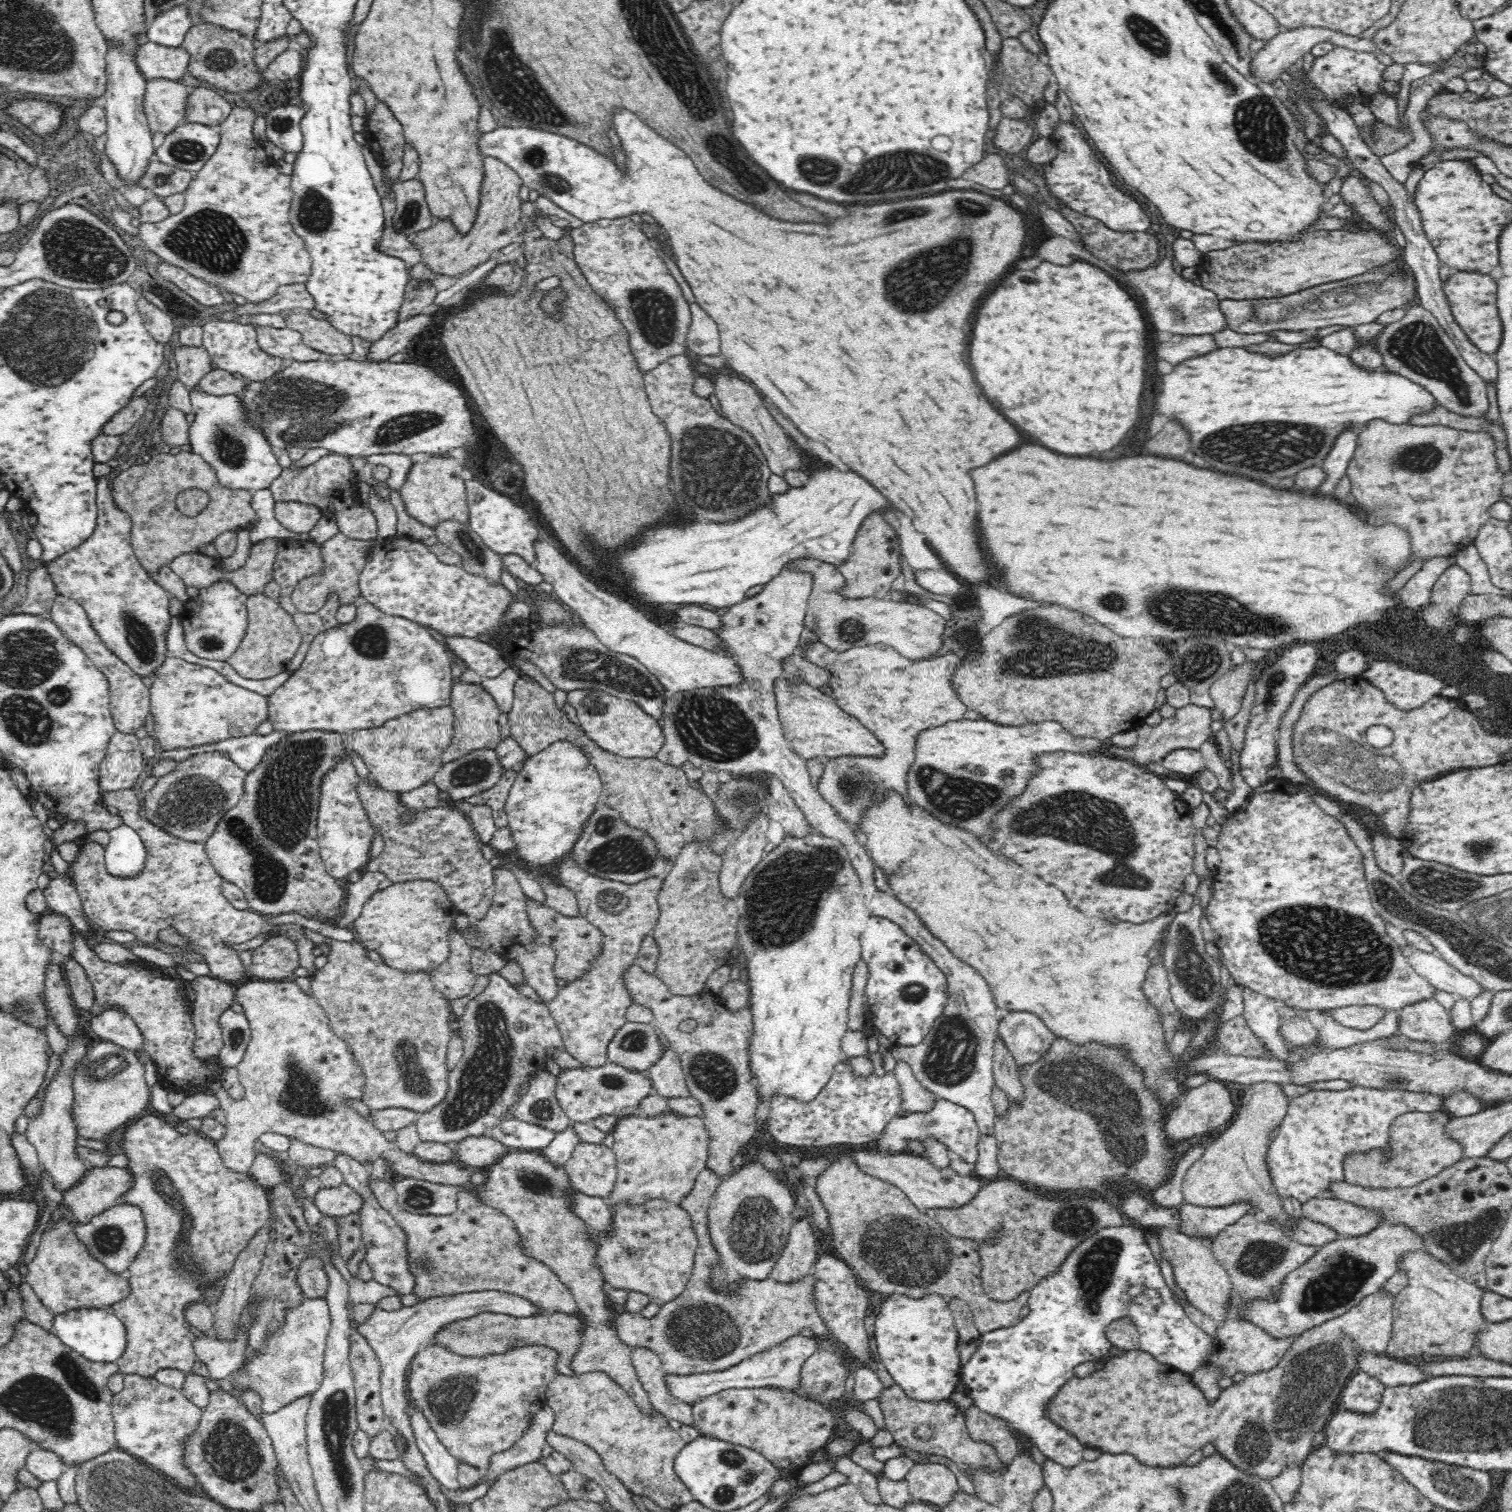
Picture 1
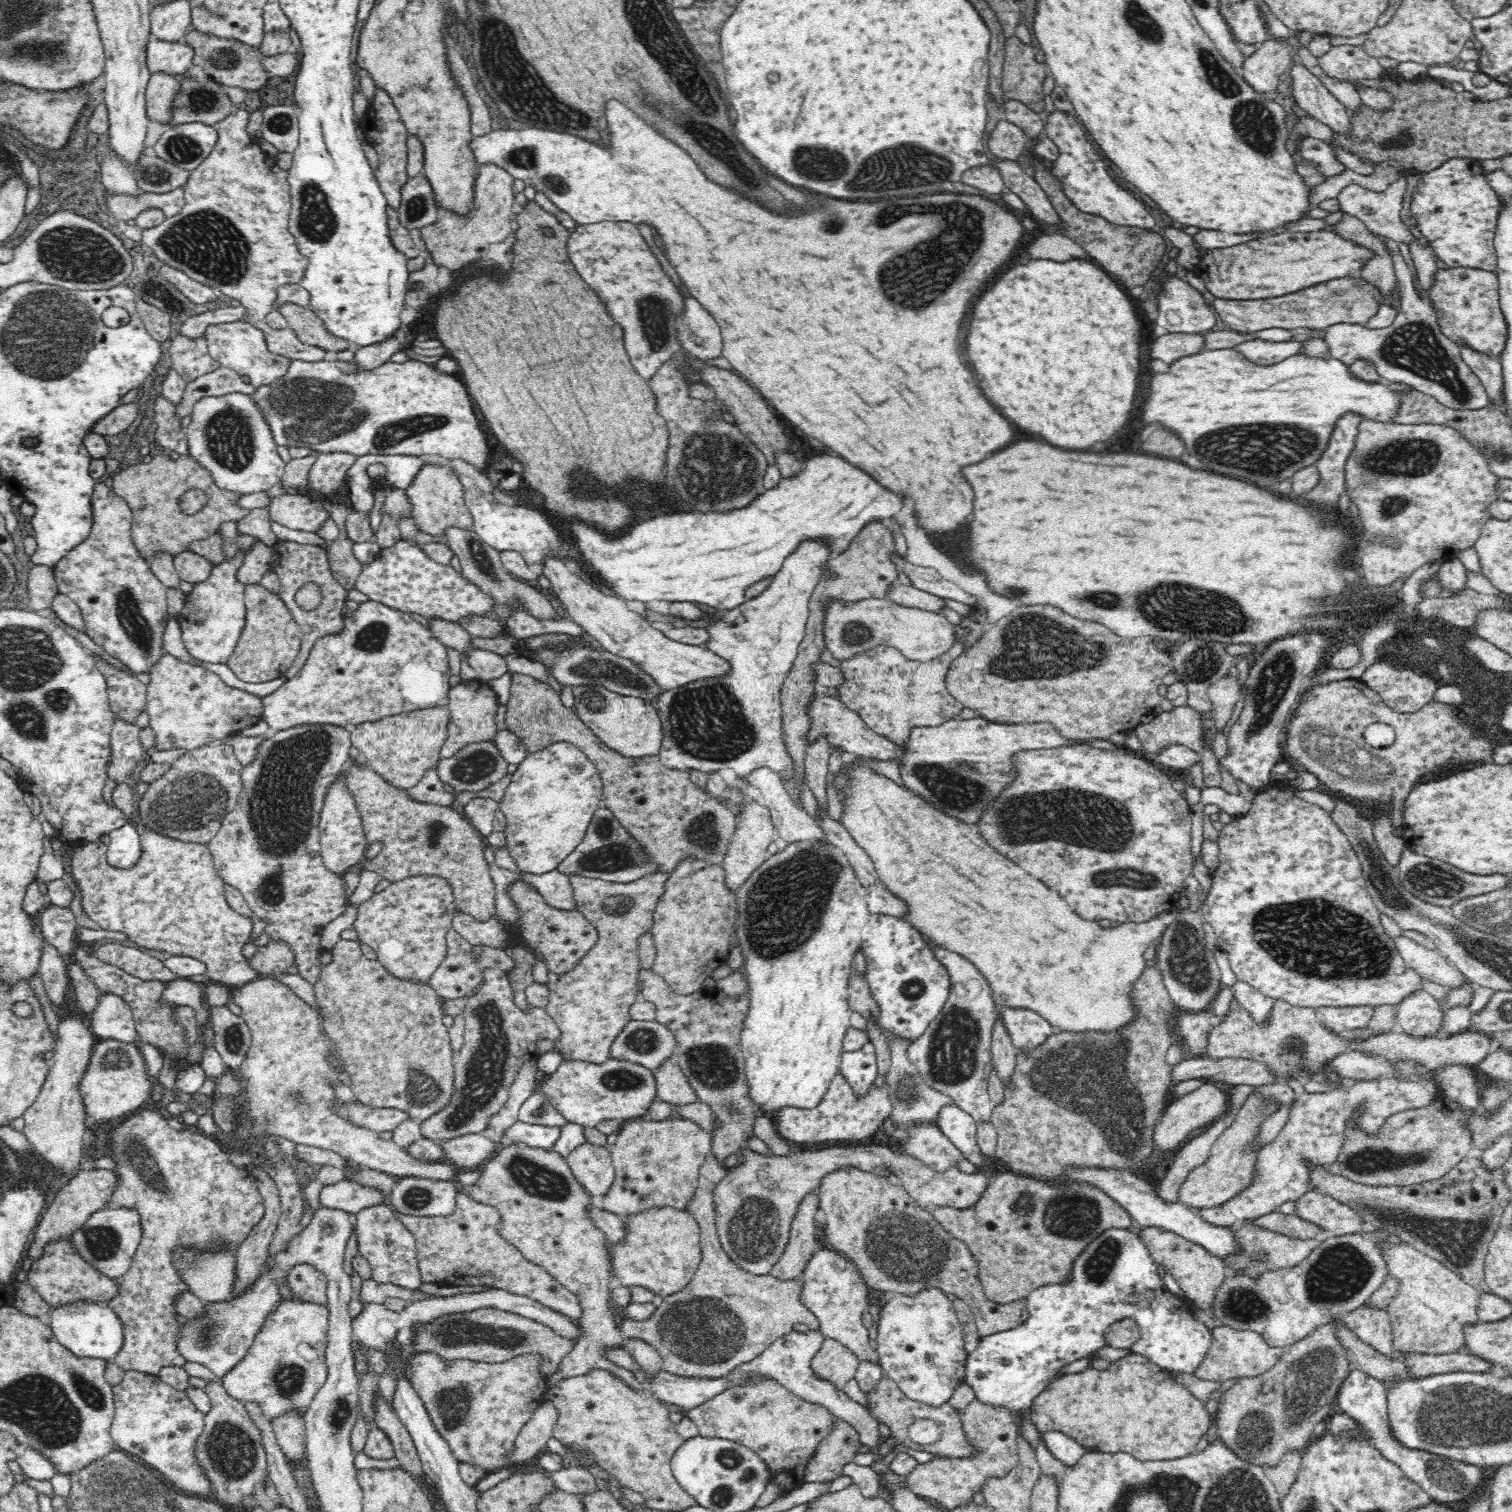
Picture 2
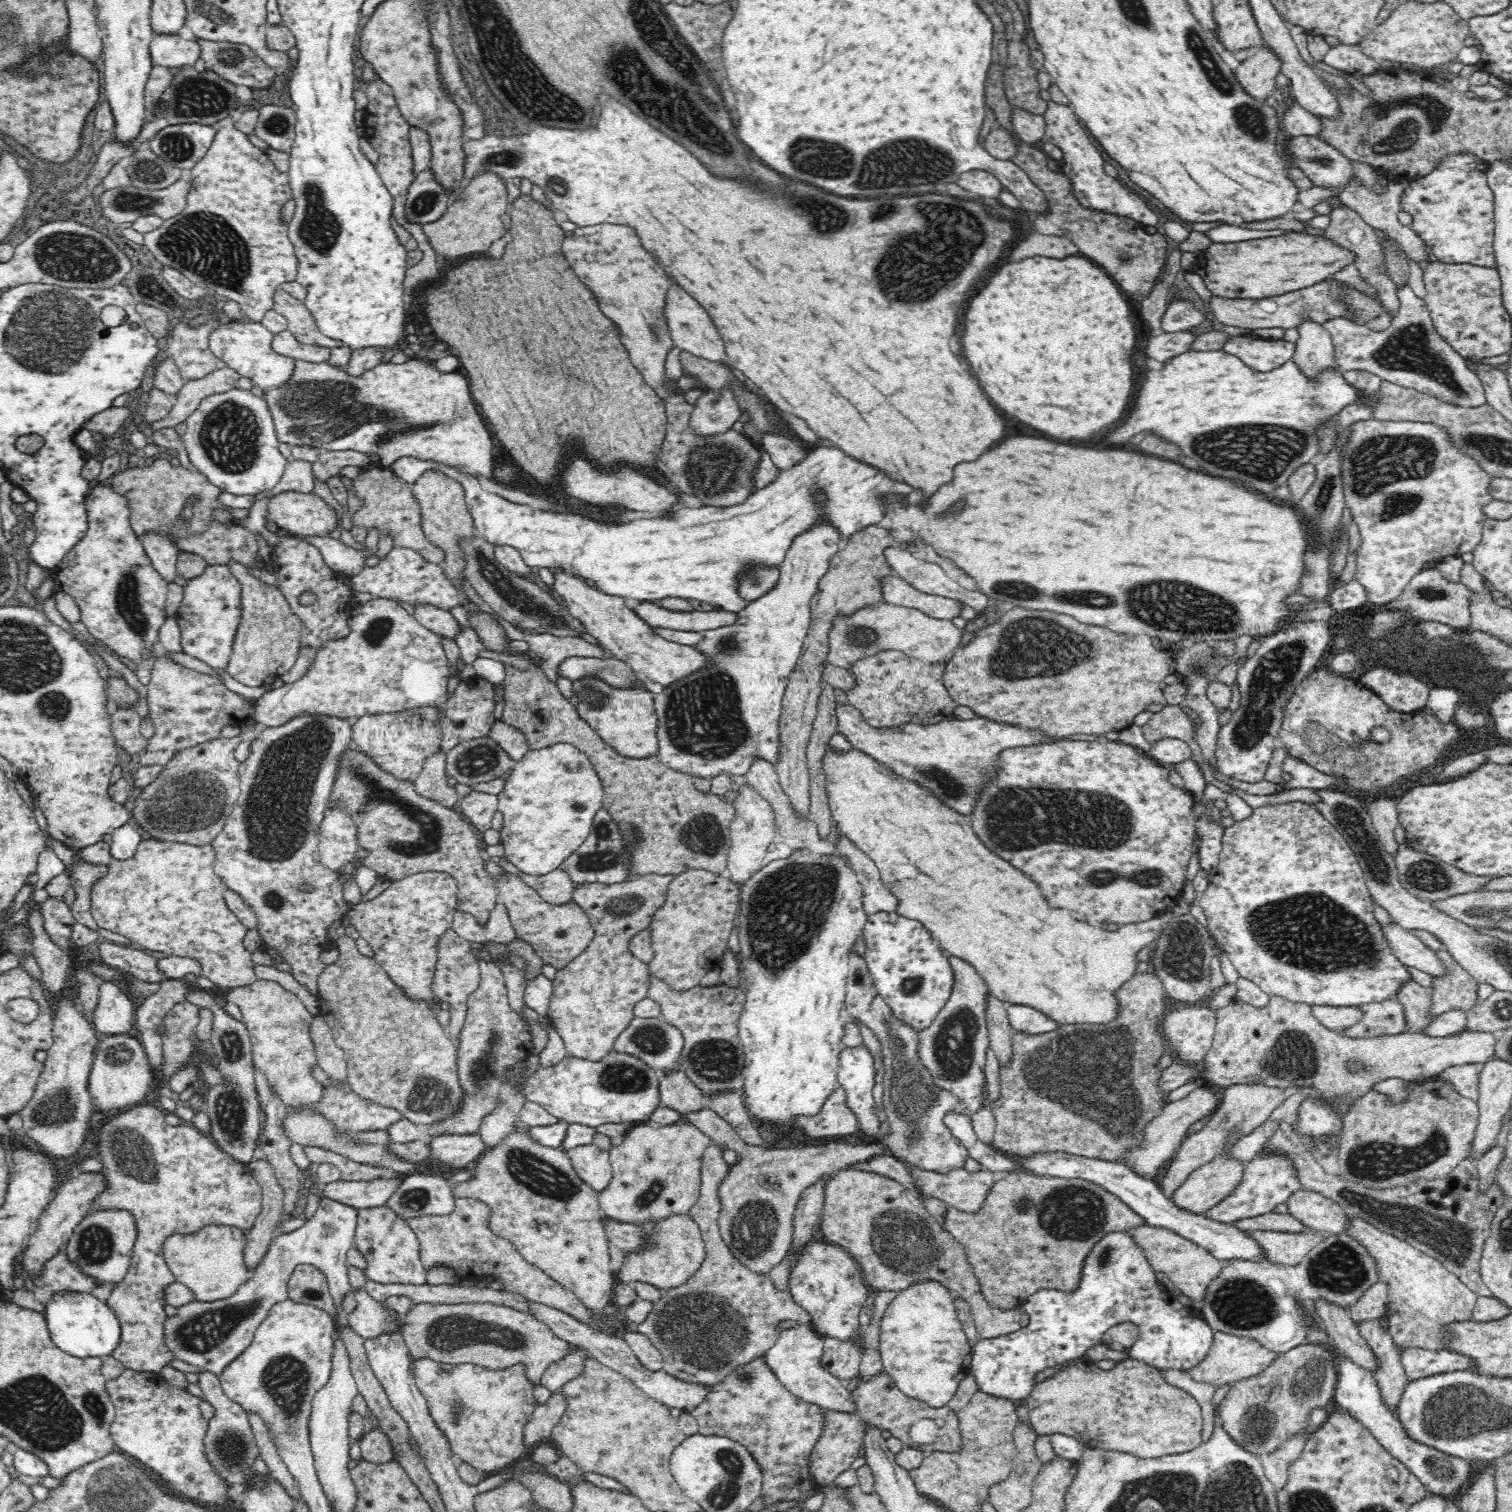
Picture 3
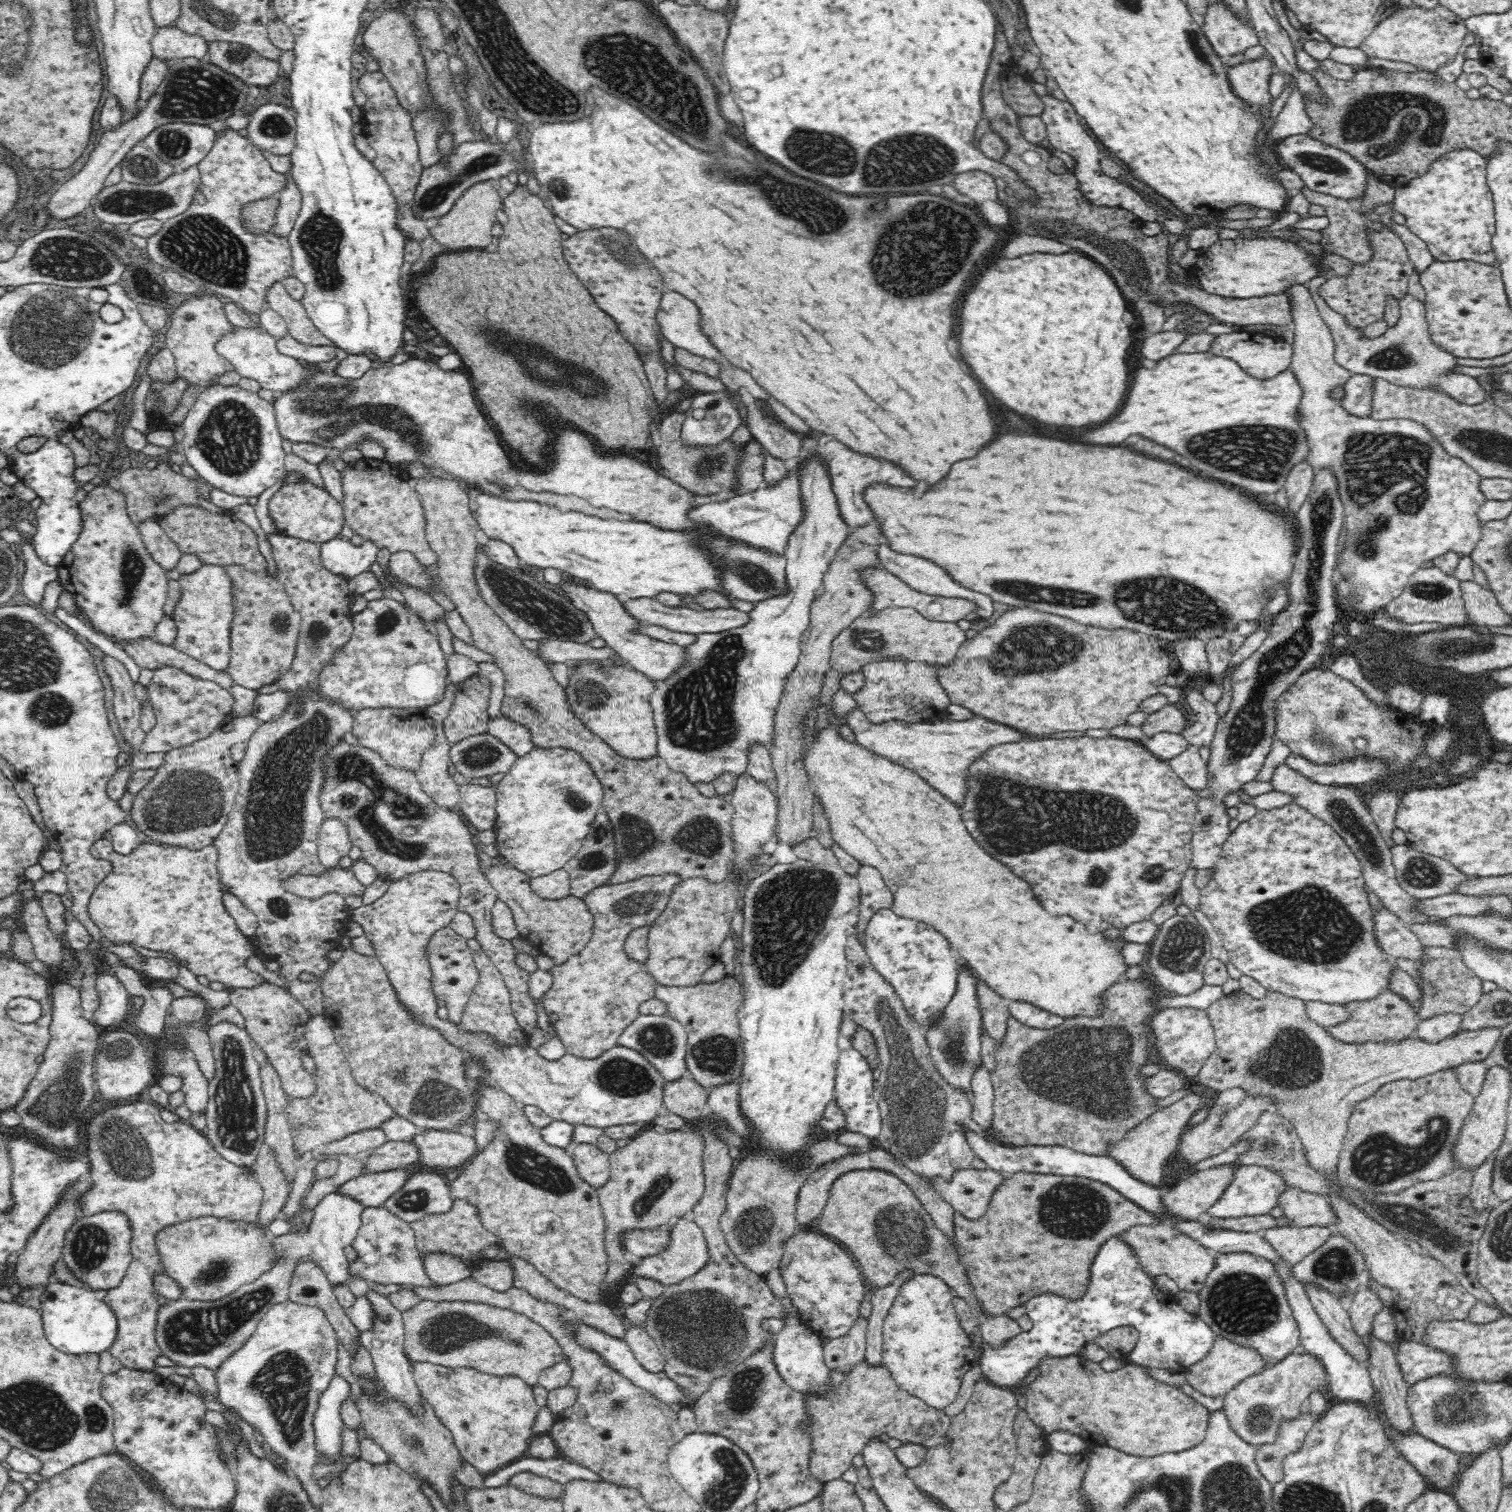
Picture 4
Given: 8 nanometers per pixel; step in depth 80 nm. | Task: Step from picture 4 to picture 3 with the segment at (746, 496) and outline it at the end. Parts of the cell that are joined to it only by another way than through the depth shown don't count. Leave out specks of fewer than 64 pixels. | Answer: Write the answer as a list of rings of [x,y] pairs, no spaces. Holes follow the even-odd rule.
[[[826,440],[815,449],[810,450],[798,464],[778,473],[776,480],[764,488],[755,489],[740,504],[732,506],[708,506],[684,508],[673,514],[674,518],[650,518],[650,520],[632,520],[628,524],[604,524],[592,518],[578,514],[556,514],[556,512],[532,509],[528,504],[514,503],[500,497],[497,493],[487,492],[480,487],[476,477],[465,475],[456,467],[448,470],[449,475],[457,480],[465,492],[465,503],[477,532],[482,534],[492,545],[514,548],[529,566],[549,568],[582,578],[597,590],[623,598],[634,598],[638,601],[655,601],[660,598],[683,598],[709,602],[715,608],[739,613],[748,605],[738,591],[736,582],[738,574],[748,564],[765,564],[778,566],[785,559],[787,551],[798,534],[814,526],[818,518],[829,520],[841,532],[842,540],[852,534],[880,522],[884,518],[884,508],[878,502],[880,494],[910,494],[912,486],[904,482],[890,480],[884,472],[848,458],[834,446],[826,446]],[[812,490],[823,490],[827,501],[818,505],[812,497]]]

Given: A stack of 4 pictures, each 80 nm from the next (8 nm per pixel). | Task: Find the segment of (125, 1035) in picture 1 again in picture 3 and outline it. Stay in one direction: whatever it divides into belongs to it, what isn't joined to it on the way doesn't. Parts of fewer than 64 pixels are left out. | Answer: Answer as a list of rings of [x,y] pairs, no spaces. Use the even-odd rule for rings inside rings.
[[[99,981],[99,1001],[92,1012],[94,1029],[102,1034],[127,1034],[135,1022],[135,1008],[120,983]]]

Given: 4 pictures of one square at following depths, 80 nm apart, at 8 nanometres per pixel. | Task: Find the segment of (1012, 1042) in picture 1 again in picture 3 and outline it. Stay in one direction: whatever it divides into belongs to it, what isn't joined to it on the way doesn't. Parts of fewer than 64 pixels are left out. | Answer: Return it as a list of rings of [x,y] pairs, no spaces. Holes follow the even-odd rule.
[[[1005,1002],[1005,1007],[1014,1031],[1026,1034],[1042,1034],[1056,1031],[1058,1023],[1043,1012],[1020,1004]]]

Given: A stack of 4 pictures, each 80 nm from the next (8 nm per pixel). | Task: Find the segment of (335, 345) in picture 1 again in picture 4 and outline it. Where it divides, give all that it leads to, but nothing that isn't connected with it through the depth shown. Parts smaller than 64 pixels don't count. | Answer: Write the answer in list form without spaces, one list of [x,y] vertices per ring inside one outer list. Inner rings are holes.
[[[276,282],[267,290],[266,299],[269,309],[278,312],[287,322],[287,333],[304,345],[322,347],[326,338],[316,329],[300,301],[294,301],[282,282]]]

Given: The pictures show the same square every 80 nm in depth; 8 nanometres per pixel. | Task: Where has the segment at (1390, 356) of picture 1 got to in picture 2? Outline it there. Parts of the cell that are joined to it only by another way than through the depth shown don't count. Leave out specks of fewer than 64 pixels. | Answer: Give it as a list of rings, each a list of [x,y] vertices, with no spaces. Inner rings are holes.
[[[1380,236],[1380,239],[1385,244],[1387,251],[1390,253],[1393,260],[1393,268],[1397,277],[1397,292],[1396,292],[1396,318],[1390,326],[1384,329],[1370,329],[1366,324],[1348,324],[1340,322],[1340,324],[1332,324],[1327,326],[1324,331],[1324,339],[1330,347],[1331,356],[1336,360],[1340,360],[1348,368],[1352,366],[1358,359],[1364,359],[1368,363],[1374,365],[1374,369],[1388,383],[1400,383],[1408,385],[1408,388],[1419,390],[1431,398],[1434,398],[1438,403],[1456,410],[1479,410],[1490,404],[1488,395],[1484,385],[1480,379],[1474,374],[1474,371],[1466,364],[1462,358],[1461,350],[1450,338],[1442,334],[1436,315],[1429,303],[1426,303],[1420,296],[1417,295],[1414,289],[1411,272],[1404,263],[1402,255],[1400,255],[1398,243],[1387,236]]]

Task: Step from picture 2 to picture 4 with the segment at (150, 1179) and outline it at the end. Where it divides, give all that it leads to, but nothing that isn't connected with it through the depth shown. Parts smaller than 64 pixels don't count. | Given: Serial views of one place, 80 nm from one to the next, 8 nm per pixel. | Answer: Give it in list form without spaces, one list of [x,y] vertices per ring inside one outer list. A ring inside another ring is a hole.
[[[142,1097],[113,1105],[90,1118],[84,1125],[86,1153],[89,1158],[88,1178],[90,1186],[78,1200],[78,1216],[86,1217],[104,1211],[118,1211],[128,1217],[132,1231],[131,1252],[135,1262],[128,1268],[120,1286],[100,1295],[117,1318],[118,1330],[108,1350],[118,1358],[123,1367],[133,1370],[152,1371],[154,1360],[161,1352],[154,1338],[158,1293],[152,1285],[152,1274],[163,1273],[160,1256],[157,1256],[156,1234],[174,1222],[182,1222],[196,1216],[216,1216],[228,1220],[255,1222],[263,1201],[263,1188],[254,1178],[251,1167],[241,1167],[222,1158],[212,1147],[205,1133],[183,1120],[168,1123],[160,1117],[160,1106]]]

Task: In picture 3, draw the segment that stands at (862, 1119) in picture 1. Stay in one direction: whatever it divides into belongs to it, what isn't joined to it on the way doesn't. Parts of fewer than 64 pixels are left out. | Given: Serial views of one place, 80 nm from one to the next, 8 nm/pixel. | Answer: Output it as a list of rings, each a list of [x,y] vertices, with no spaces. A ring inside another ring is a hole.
[[[839,1086],[834,1089],[818,1114],[800,1117],[797,1120],[797,1129],[802,1136],[808,1136],[808,1138],[856,1134],[858,1121],[856,1121],[856,1115],[846,1106],[844,1089]]]

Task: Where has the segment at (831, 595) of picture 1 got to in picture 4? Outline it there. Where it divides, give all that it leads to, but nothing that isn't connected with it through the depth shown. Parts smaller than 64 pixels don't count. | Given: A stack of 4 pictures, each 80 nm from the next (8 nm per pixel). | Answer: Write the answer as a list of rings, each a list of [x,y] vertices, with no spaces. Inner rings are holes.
[[[890,607],[877,615],[868,615],[858,617],[832,643],[830,670],[823,680],[819,698],[821,705],[817,710],[819,726],[826,726],[830,722],[830,715],[826,711],[828,705],[824,704],[830,704],[832,694],[841,688],[843,676],[858,672],[867,664],[888,659],[920,661],[939,667],[949,666],[955,661],[960,645],[967,639],[965,631],[958,627],[958,623],[932,621],[910,607]]]

